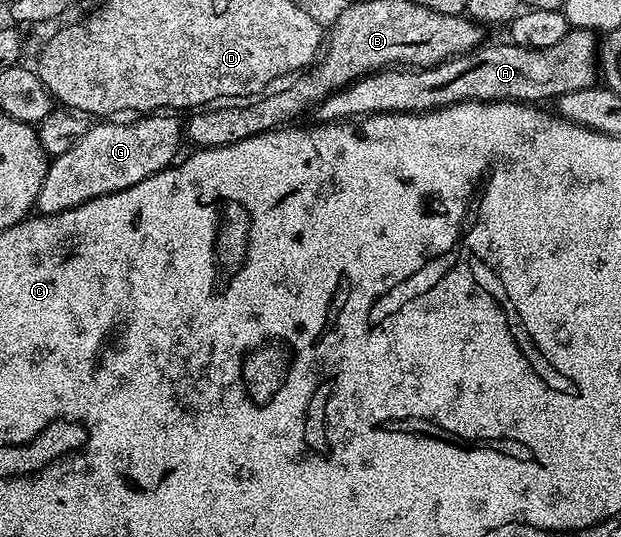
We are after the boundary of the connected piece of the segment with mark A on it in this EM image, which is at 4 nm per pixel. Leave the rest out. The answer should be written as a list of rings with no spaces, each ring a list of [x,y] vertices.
[[[570,29],[562,41],[549,45],[547,49],[530,49],[511,41],[492,43],[475,47],[465,55],[455,55],[445,63],[423,69],[385,69],[374,71],[370,75],[363,75],[355,79],[348,86],[325,99],[315,108],[316,119],[321,123],[339,123],[352,121],[357,117],[381,115],[391,111],[438,111],[442,107],[449,107],[455,103],[494,103],[507,101],[509,103],[539,104],[539,99],[555,101],[560,96],[570,93],[574,89],[586,89],[593,86],[598,79],[598,39],[591,31]]]

